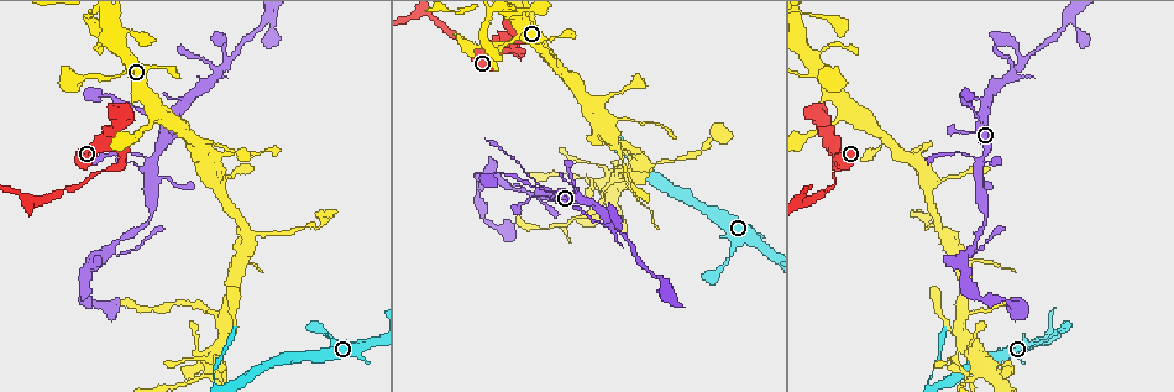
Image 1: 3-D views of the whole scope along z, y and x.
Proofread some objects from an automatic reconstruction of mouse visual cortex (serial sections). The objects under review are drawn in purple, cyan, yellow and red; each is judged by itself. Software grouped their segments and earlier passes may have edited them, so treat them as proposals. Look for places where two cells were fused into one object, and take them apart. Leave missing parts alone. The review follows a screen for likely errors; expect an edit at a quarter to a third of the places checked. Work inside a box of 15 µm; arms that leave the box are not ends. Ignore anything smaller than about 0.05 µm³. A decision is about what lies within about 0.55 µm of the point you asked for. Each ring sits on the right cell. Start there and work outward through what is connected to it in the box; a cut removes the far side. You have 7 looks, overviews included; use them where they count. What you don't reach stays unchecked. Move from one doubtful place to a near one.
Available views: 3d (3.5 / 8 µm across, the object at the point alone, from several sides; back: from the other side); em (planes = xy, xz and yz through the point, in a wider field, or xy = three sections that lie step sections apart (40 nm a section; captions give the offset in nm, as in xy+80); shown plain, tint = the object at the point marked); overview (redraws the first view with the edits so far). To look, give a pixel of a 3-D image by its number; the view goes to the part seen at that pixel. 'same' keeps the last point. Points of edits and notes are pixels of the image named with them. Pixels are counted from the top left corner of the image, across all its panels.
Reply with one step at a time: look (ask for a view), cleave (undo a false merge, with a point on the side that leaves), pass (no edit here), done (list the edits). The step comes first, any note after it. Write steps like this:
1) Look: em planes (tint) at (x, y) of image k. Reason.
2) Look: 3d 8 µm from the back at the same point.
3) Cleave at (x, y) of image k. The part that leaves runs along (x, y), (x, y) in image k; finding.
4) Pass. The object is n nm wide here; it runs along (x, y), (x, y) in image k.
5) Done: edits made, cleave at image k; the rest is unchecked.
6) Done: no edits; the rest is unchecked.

Look: 3d 3.5 µm at (112, 246) of image 1. Two arms in line, one across.

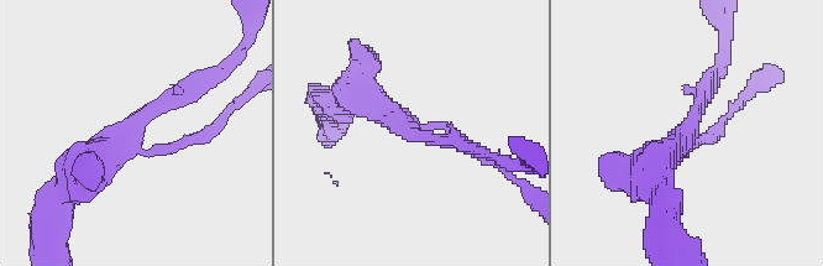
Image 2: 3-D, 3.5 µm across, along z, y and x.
Look: em planes (tint) at (402, 123) of image 2. 3 arms meet here; the arms are 150, 200, 450 nm wide; now the EM.

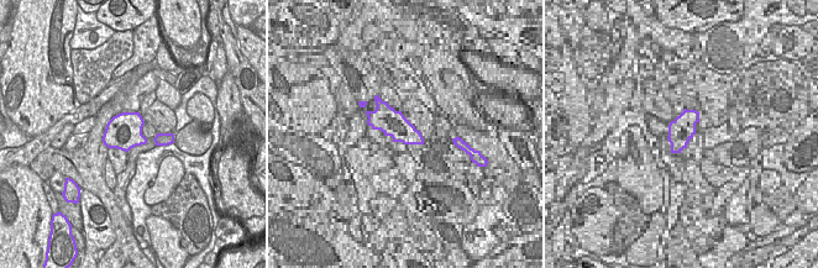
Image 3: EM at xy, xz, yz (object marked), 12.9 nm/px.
Cleave at (185, 141) of image 2. The part that leaves runs along (146, 150), (199, 139), (241, 100) in image 2; a second cell is stuck on.

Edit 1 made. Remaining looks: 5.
Look: overview.

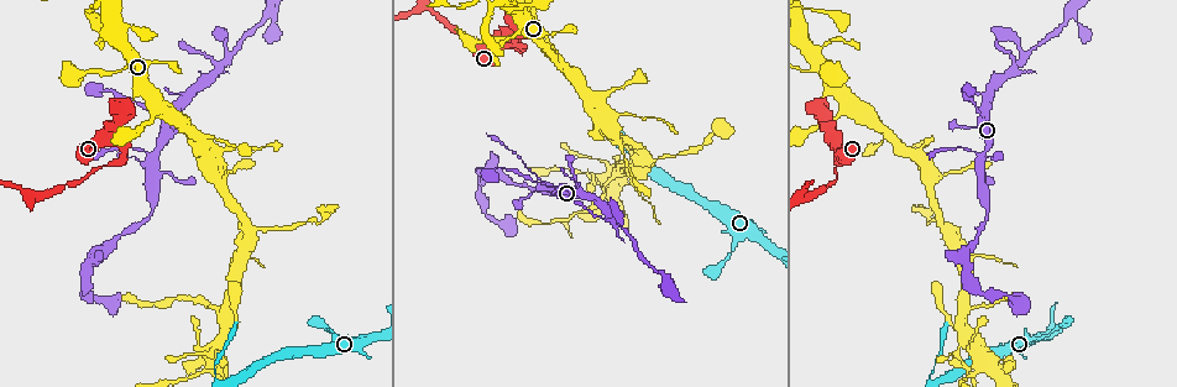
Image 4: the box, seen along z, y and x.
Look: 3d 8 µm at (1025, 55) of image 4. Side arm on a straight run.

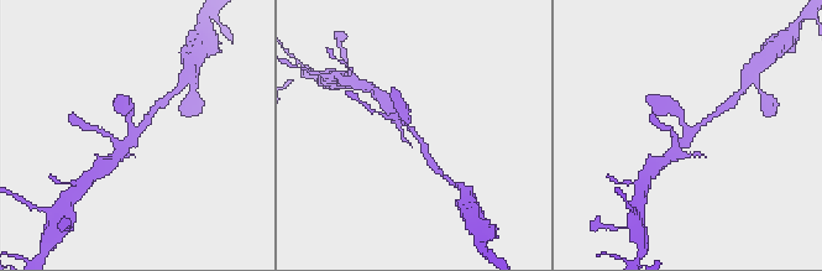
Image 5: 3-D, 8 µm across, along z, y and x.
Look: 3d 3.5 µm at (411, 128) of image 5. Closer look.

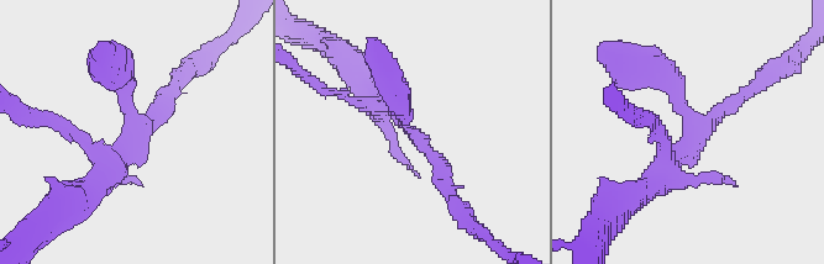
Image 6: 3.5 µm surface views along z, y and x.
Look: em xy step 2 (tint) at (413, 134) of image 6. 3 arms meet here; the arms are 200, 200, 350 nm wide; now the EM.

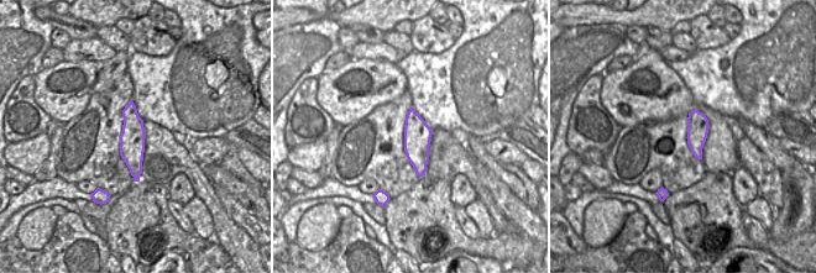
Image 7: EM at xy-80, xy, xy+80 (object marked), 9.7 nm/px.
Pass. The object is 260 nm wide here; it runs along (649, 189), (715, 112), (752, 86) in image 6; one cell here.

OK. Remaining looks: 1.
Done: edits made, cleave at image 2; the rest is unchecked.

